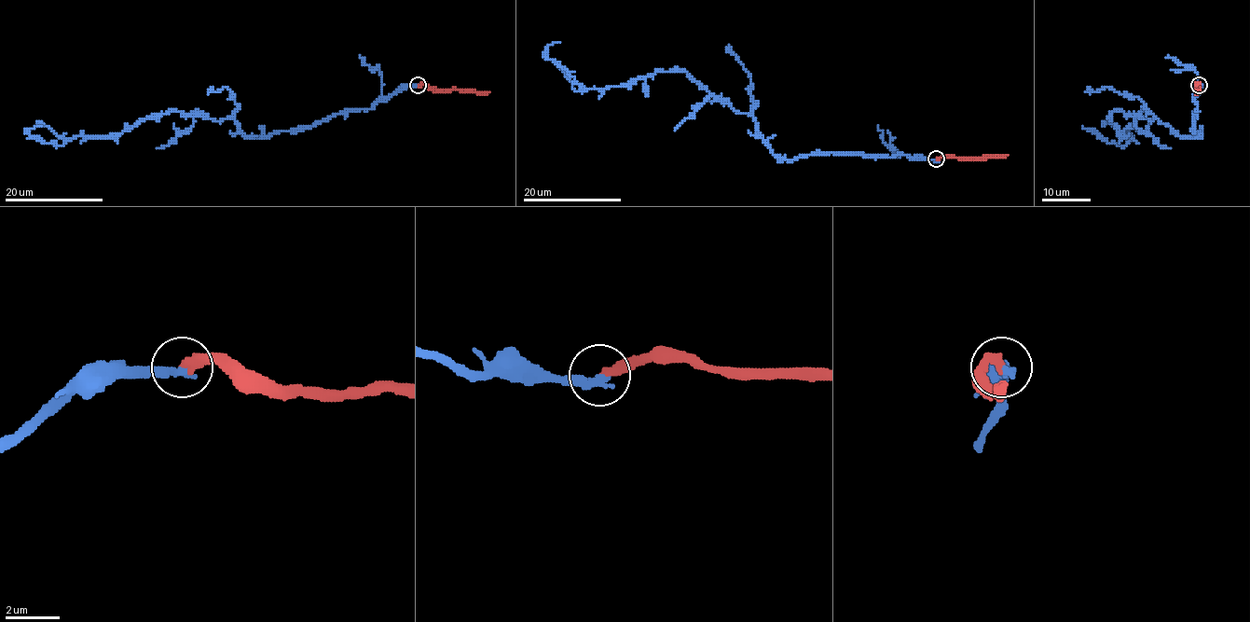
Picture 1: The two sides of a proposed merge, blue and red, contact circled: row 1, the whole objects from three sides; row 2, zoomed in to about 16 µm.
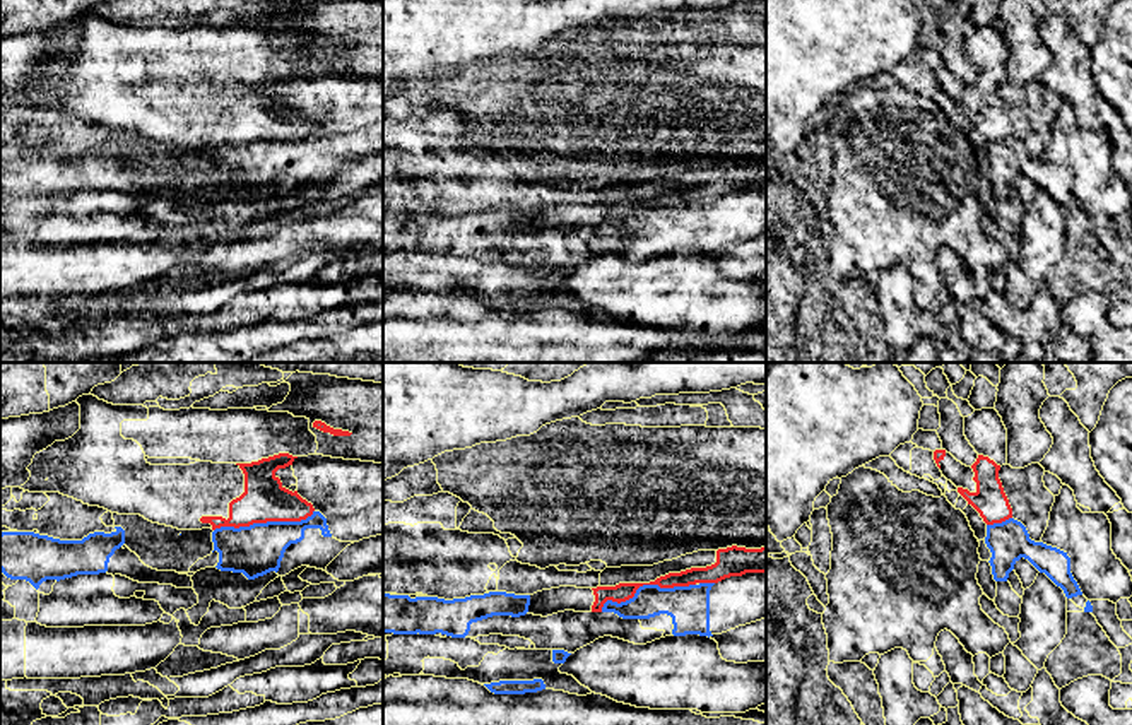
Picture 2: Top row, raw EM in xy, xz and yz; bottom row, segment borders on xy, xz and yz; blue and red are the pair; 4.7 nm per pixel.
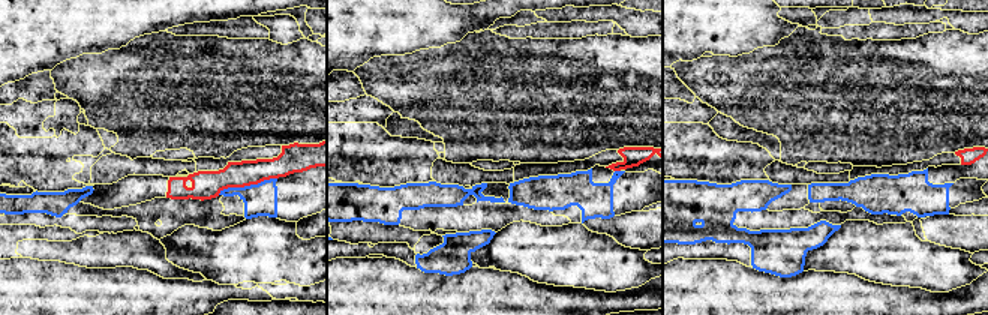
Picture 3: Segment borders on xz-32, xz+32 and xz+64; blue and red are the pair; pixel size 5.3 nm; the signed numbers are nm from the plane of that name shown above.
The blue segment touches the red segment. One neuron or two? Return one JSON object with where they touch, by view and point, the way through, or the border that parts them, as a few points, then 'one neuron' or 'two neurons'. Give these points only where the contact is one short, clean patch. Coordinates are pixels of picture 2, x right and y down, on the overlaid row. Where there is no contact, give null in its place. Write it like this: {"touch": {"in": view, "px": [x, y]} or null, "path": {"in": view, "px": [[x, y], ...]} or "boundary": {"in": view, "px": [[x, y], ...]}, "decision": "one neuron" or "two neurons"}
{"touch": {"in": "xz", "px": [645, 585]}, "decision": "two neurons"}

